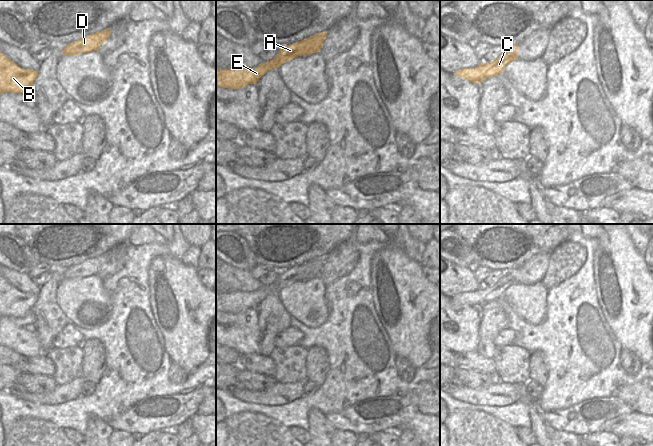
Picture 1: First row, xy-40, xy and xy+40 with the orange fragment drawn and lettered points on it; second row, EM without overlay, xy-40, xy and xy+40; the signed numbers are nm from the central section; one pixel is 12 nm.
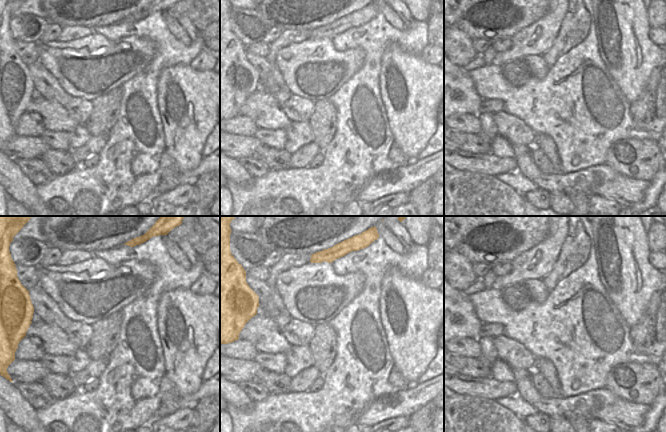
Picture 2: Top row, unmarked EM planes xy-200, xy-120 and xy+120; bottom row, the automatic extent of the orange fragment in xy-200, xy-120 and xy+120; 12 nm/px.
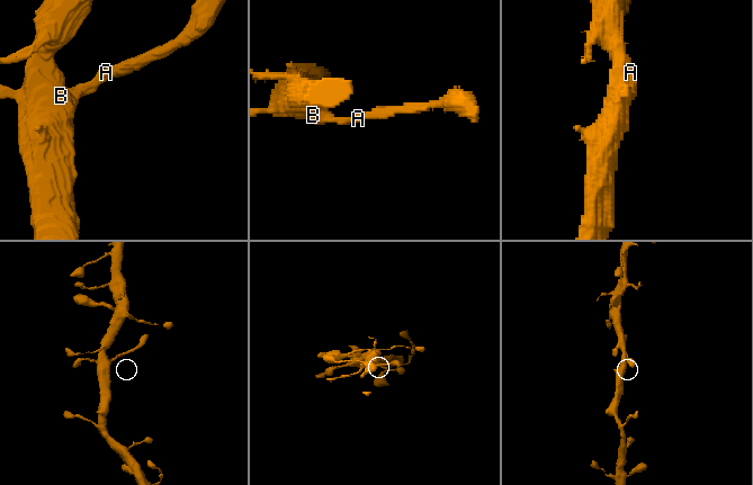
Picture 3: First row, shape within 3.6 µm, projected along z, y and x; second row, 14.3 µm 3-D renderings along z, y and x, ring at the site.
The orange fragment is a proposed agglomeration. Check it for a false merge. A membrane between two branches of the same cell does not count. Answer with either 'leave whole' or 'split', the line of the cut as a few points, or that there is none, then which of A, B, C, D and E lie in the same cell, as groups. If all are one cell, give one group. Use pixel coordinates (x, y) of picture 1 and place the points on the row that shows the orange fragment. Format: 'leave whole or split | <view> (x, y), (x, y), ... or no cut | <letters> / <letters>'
leave whole | no cut | A B C D E

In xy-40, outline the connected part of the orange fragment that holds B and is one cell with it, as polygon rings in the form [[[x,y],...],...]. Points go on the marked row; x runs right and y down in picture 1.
[[[0,52],[0,94],[25,93],[37,76],[38,71],[21,68]]]

